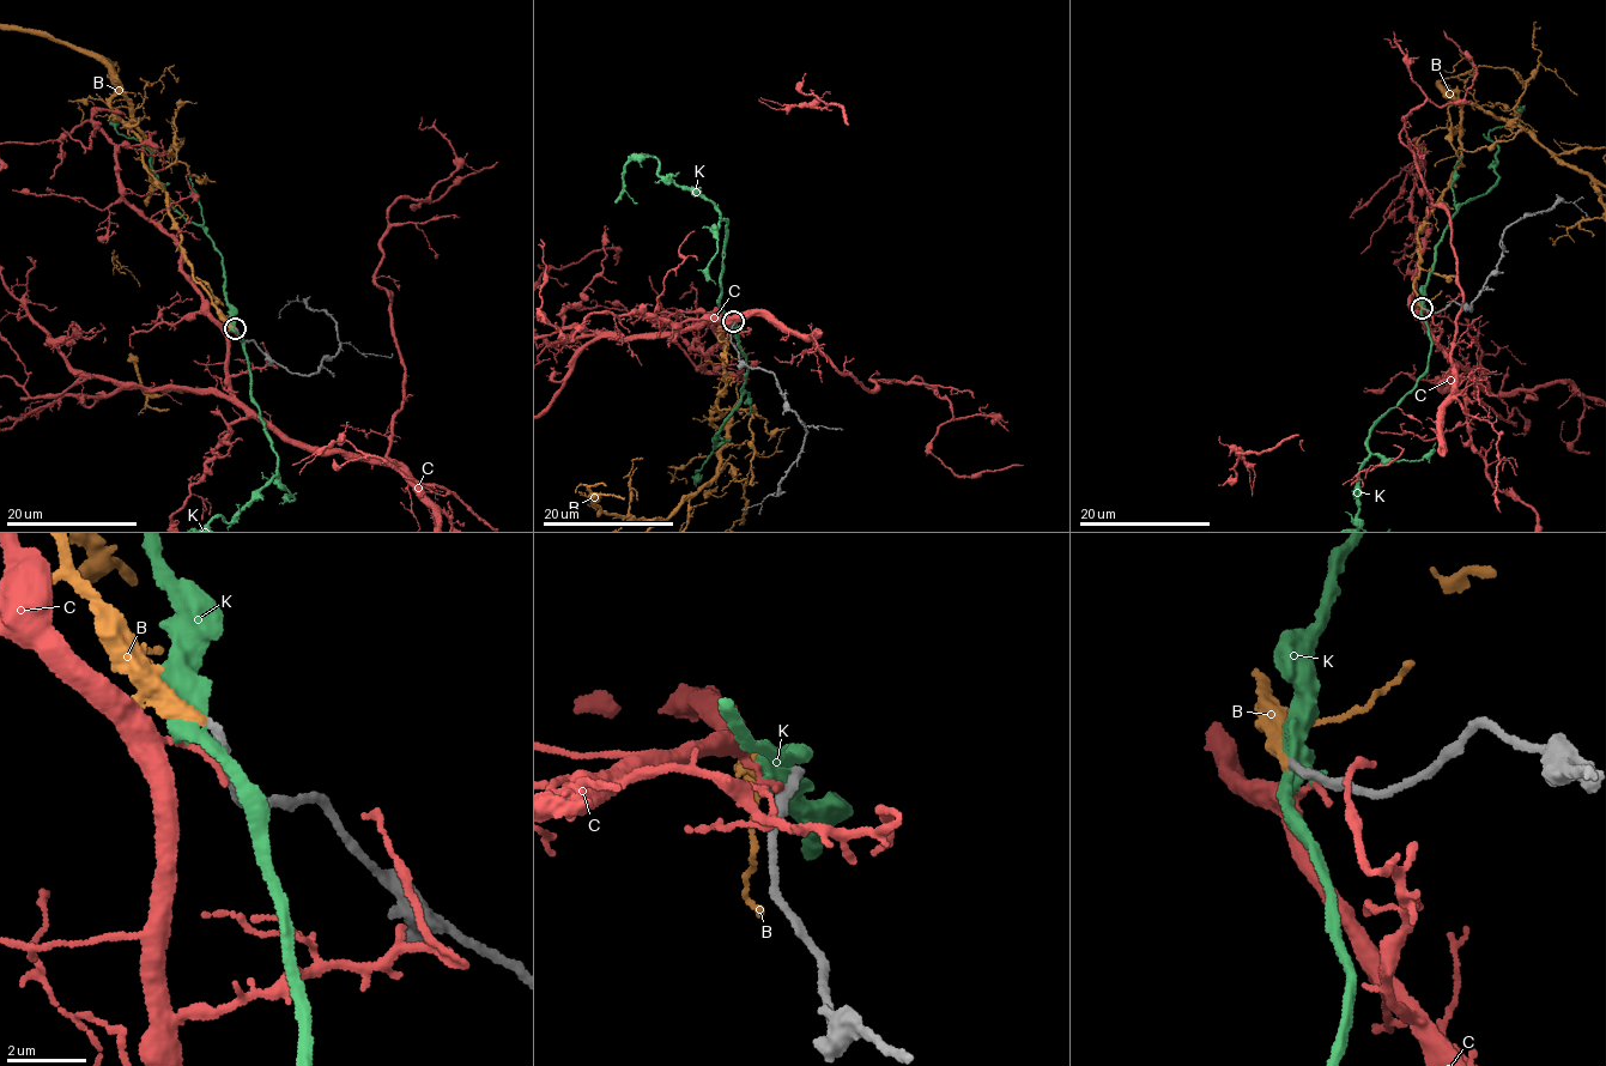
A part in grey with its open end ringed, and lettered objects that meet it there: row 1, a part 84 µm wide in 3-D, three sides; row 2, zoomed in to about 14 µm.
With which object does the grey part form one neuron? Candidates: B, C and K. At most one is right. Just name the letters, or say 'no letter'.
B

